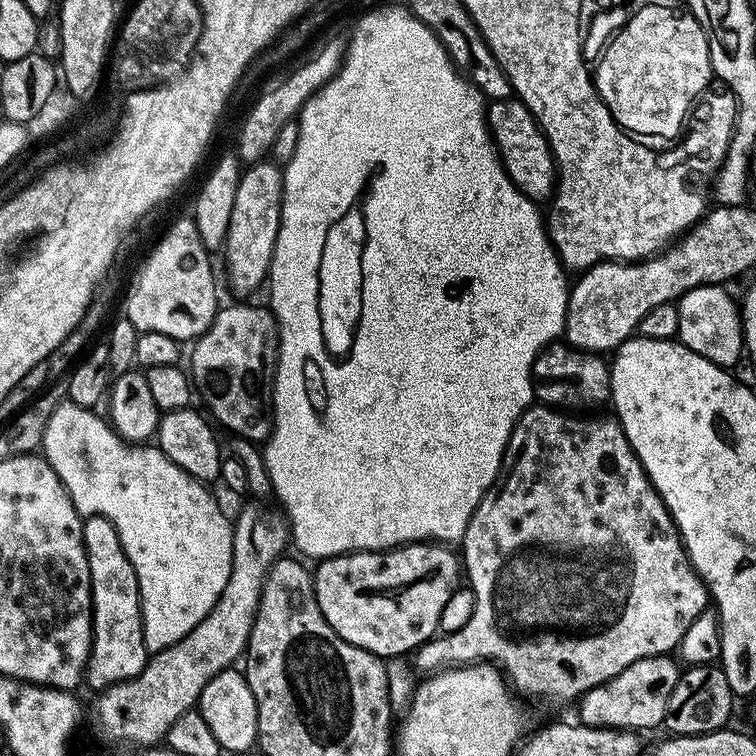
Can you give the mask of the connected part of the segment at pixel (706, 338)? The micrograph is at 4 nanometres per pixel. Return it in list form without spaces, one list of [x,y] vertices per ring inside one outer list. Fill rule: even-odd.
[[[704,284],[701,288],[691,288],[684,293],[676,304],[678,310],[678,330],[676,336],[679,343],[686,345],[694,354],[706,358],[710,362],[721,366],[732,366],[736,359],[741,359],[745,351],[744,346],[744,327],[740,325],[740,310],[737,301],[732,301],[732,296],[728,293],[727,287],[719,284]]]

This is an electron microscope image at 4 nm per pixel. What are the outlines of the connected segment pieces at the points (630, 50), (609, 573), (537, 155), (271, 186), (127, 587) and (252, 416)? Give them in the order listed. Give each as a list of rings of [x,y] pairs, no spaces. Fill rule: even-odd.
[[[651,2],[647,7],[637,7],[635,11],[632,12],[633,16],[621,26],[620,33],[618,33],[617,36],[613,35],[599,53],[600,61],[597,62],[596,68],[594,64],[594,79],[596,85],[603,89],[604,96],[607,97],[608,103],[612,105],[612,111],[615,112],[616,116],[619,116],[620,120],[623,120],[624,124],[627,124],[629,128],[634,128],[642,134],[648,132],[660,142],[662,142],[662,140],[664,140],[663,142],[671,142],[679,136],[680,130],[684,126],[684,119],[690,110],[690,106],[694,102],[694,98],[698,98],[698,94],[702,94],[702,90],[706,90],[706,86],[712,83],[714,79],[708,35],[706,35],[704,27],[697,22],[691,12],[685,10],[683,7],[680,8],[671,8],[668,4],[657,4],[657,2]]]
[[[530,406],[518,418],[508,439],[500,472],[495,482],[484,492],[480,505],[474,510],[462,541],[462,568],[474,594],[474,614],[470,614],[470,622],[466,622],[462,630],[449,632],[443,638],[433,638],[416,649],[415,667],[420,667],[421,673],[431,674],[441,668],[477,662],[495,662],[509,685],[521,697],[549,700],[552,704],[564,704],[567,700],[576,702],[594,686],[605,684],[622,674],[626,666],[642,658],[663,656],[679,649],[682,634],[686,634],[690,622],[694,622],[694,618],[698,618],[698,614],[702,614],[709,607],[708,588],[688,560],[684,544],[680,541],[680,533],[676,530],[676,523],[672,521],[672,513],[662,502],[642,462],[634,454],[619,420],[603,420],[600,416],[588,415],[592,414],[569,414],[551,406]]]
[[[519,98],[507,100],[493,100],[487,105],[488,130],[491,143],[495,144],[500,154],[500,161],[504,164],[504,173],[514,182],[514,186],[526,198],[534,202],[547,201],[551,197],[556,186],[556,161],[552,158],[552,151],[548,145],[548,139],[544,137],[544,131],[540,129],[540,123],[530,114],[530,110]]]
[[[276,162],[247,165],[241,171],[238,194],[234,194],[234,211],[230,213],[230,226],[224,239],[222,255],[228,271],[228,288],[233,297],[248,298],[255,288],[263,289],[268,278],[268,267],[274,254],[274,242],[278,238],[284,174]]]
[[[90,516],[84,520],[82,538],[86,546],[86,558],[90,562],[92,583],[92,653],[88,659],[86,684],[96,688],[95,690],[103,690],[135,678],[148,665],[150,653],[144,641],[144,619],[140,605],[138,574],[134,574],[134,566],[130,566],[126,550],[122,550],[118,530],[114,530],[114,526],[106,518]]]
[[[232,302],[217,307],[211,326],[191,345],[192,368],[190,379],[195,391],[204,399],[207,413],[220,422],[219,427],[233,432],[233,437],[253,442],[267,440],[272,432],[272,388],[276,384],[276,360],[280,357],[280,327],[271,307],[259,308],[252,302]]]

